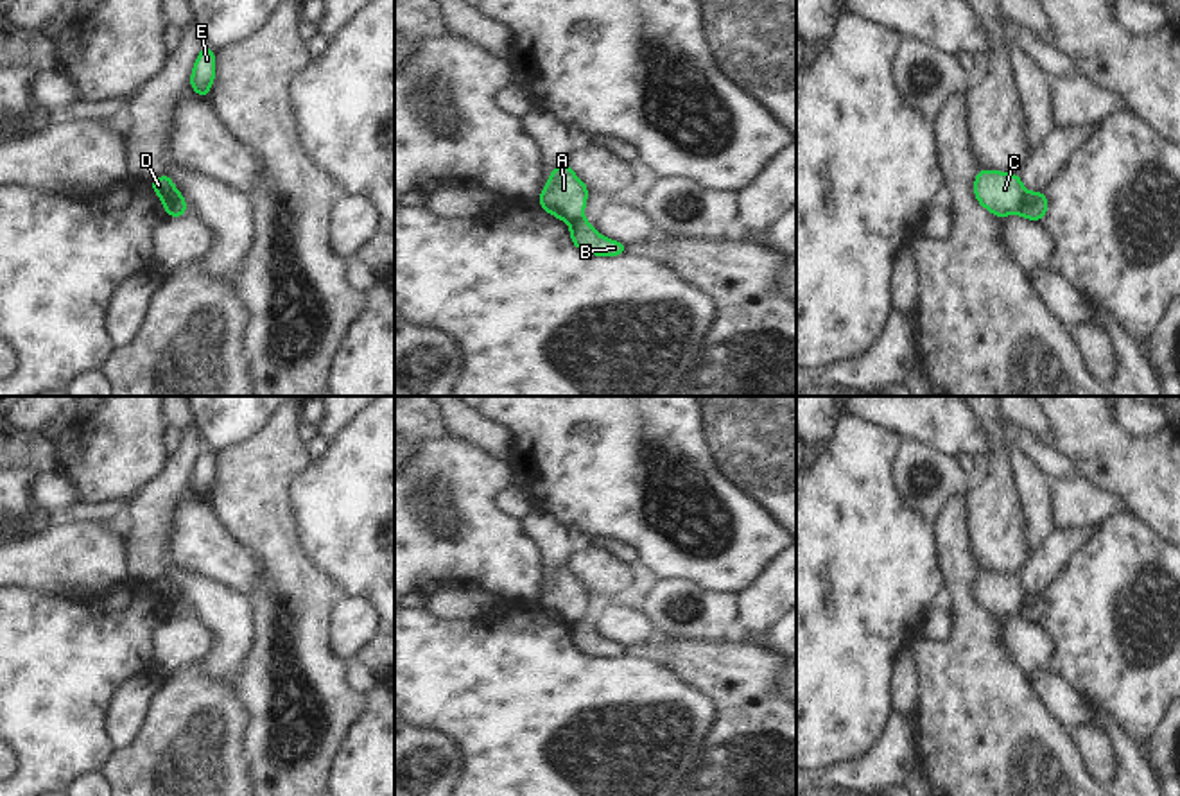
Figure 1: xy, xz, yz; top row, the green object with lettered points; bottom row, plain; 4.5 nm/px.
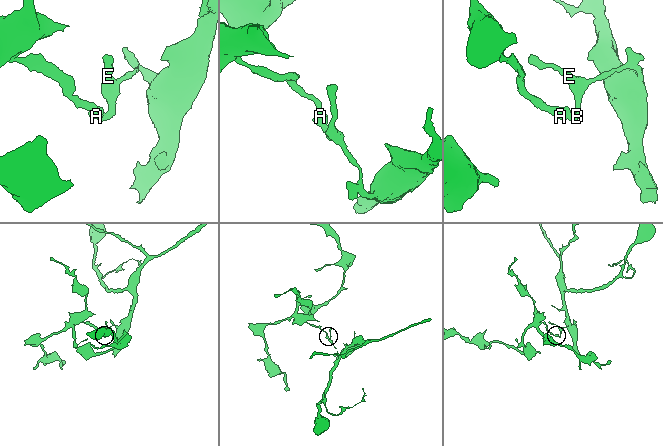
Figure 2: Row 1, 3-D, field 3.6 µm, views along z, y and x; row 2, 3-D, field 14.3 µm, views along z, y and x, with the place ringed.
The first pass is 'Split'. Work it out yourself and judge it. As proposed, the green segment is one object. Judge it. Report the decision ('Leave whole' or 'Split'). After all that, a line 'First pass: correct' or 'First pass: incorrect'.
Split.
First pass: correct

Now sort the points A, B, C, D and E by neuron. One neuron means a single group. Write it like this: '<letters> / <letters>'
A C D / B E

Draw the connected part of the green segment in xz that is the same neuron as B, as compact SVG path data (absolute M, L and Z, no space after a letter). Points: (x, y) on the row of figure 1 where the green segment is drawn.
M579 219L570 224L570 240L572 244L594 256L620 256L628 251L628 246L622 242L601 237L592 222Z

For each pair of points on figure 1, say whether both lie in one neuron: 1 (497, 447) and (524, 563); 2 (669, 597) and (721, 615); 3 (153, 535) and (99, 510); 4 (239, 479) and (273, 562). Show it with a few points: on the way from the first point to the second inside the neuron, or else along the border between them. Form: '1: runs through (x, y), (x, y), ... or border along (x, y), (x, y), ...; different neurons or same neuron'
1: border along (461, 438), (504, 459); different neurons
2: runs through (682, 610), (709, 614); same neuron
3: border along (131, 501), (121, 520); different neurons
4: runs through (251, 499), (255, 511), (273, 535), (273, 542); same neuron

